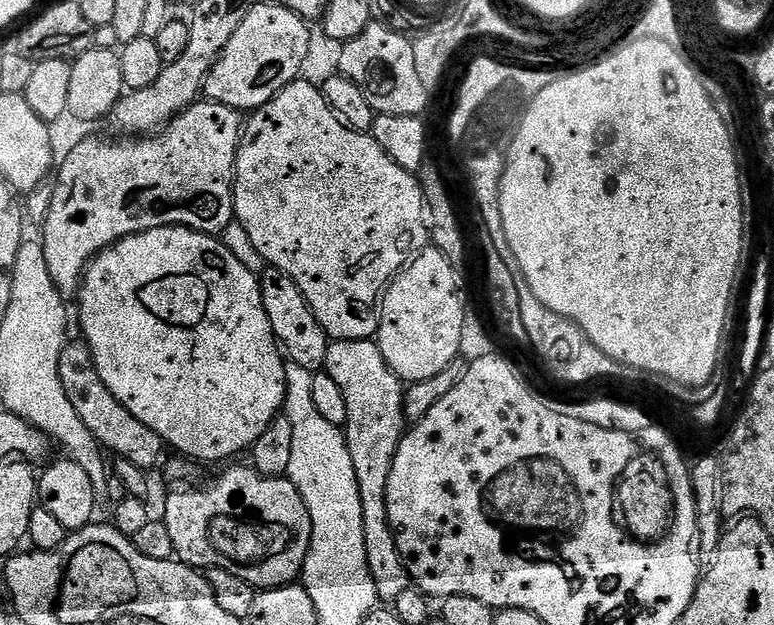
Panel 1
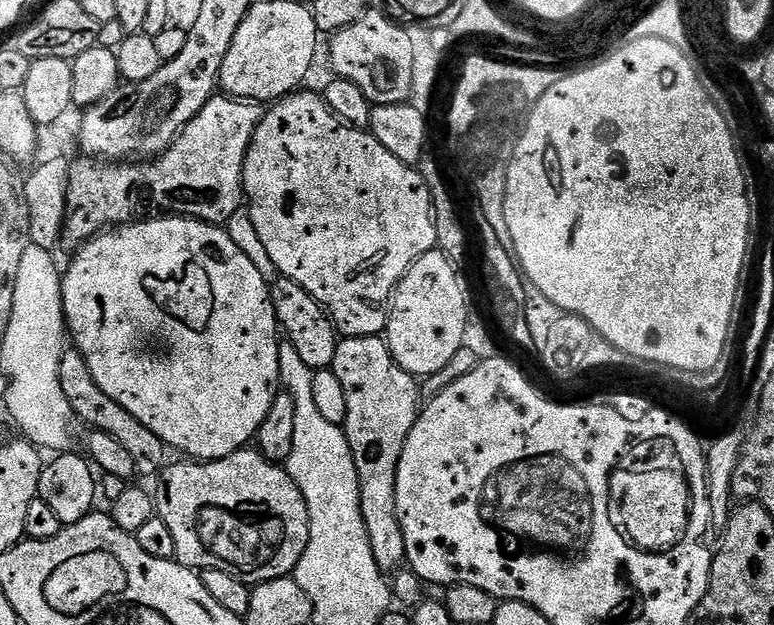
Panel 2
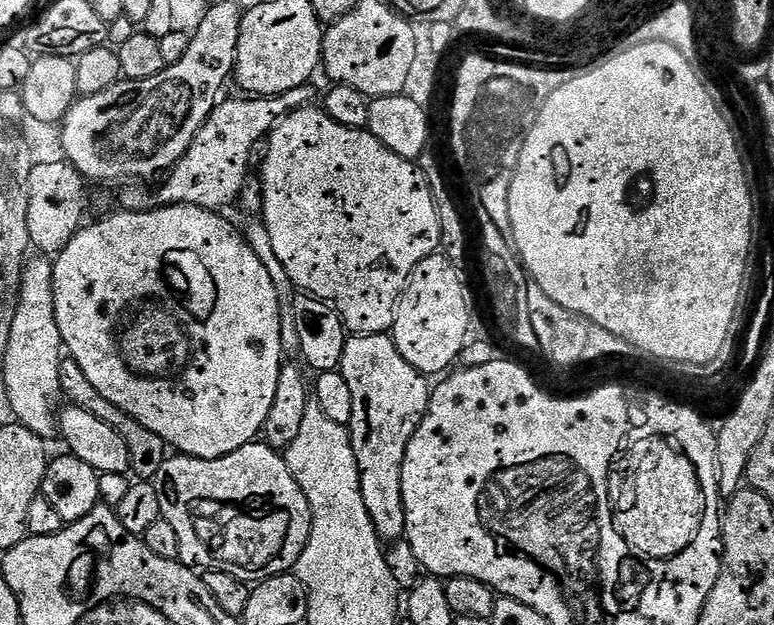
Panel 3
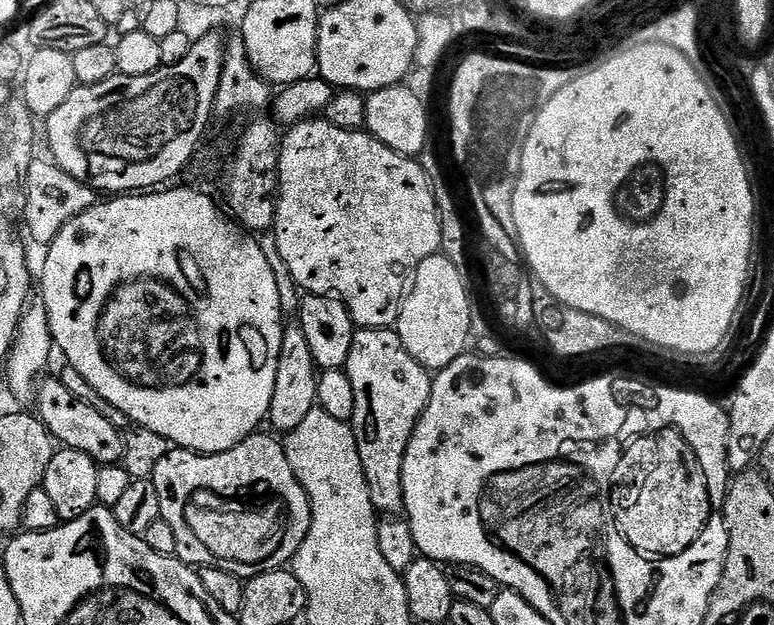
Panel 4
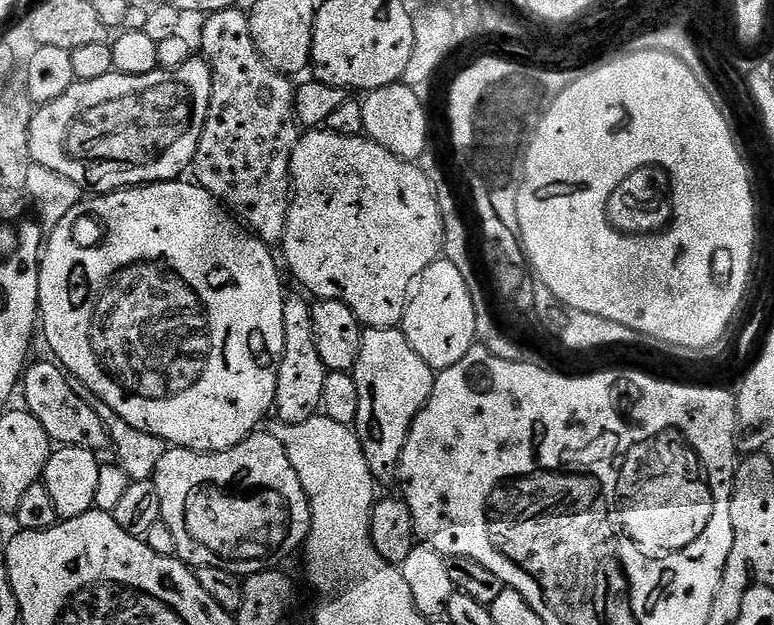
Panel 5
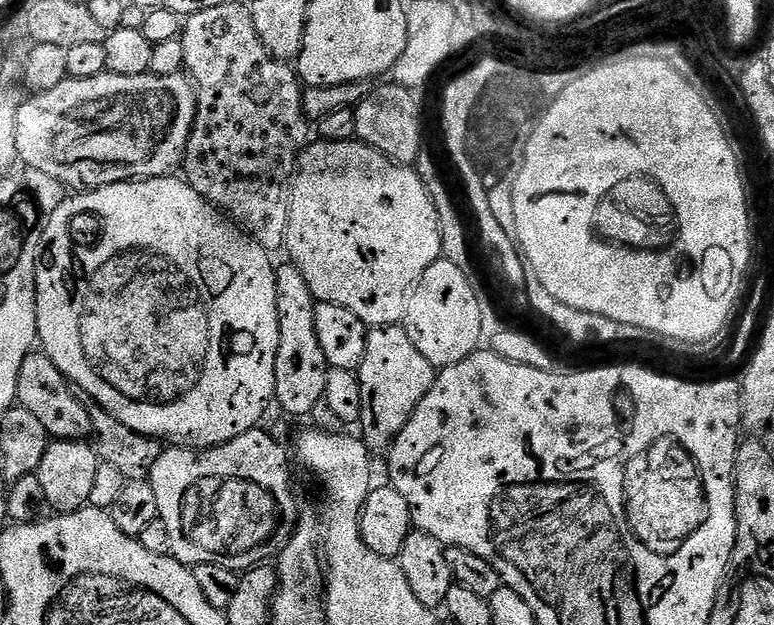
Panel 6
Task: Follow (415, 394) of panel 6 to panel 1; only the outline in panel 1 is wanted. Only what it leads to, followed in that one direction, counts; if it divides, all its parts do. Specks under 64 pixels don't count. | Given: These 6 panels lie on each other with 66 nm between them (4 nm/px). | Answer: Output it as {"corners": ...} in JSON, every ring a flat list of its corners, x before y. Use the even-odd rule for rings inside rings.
{"corners":[[375,339,332,340,326,350,323,371,338,382,338,390,342,390,342,398,346,398,346,435,354,474,358,478,358,498,362,498,362,534,366,534,370,578,374,578,377,597,384,602,394,602,402,590,410,587,408,567,400,557,386,510,386,484,390,482,392,463,406,431,406,388,394,370,386,366,386,358,382,358,382,350]]}

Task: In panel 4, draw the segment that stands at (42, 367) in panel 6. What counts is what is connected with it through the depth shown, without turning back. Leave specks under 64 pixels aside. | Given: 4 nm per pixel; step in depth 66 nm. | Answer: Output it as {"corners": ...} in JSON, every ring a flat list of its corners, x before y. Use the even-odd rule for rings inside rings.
{"corners":[[44,378,37,383,34,397,35,415,46,426,46,430,52,435,57,445,82,450,98,466,106,464,119,464,124,459,124,437,125,433,114,426,114,422,102,418,94,406,86,406,82,398,74,398,70,390,59,378]]}

